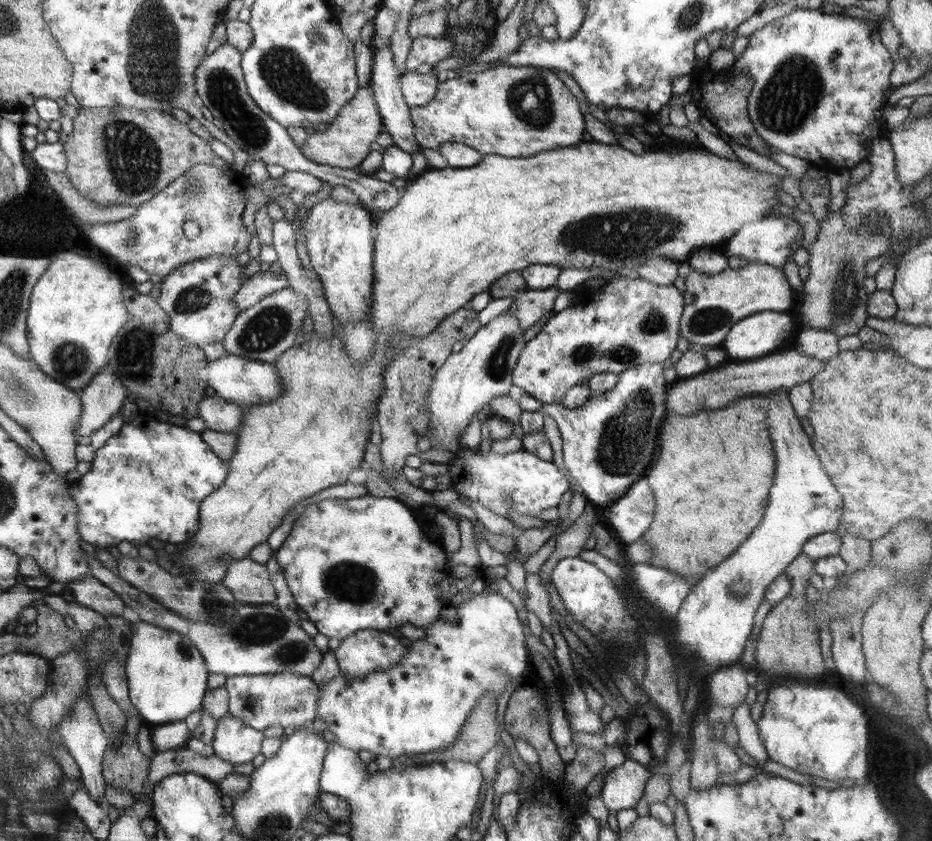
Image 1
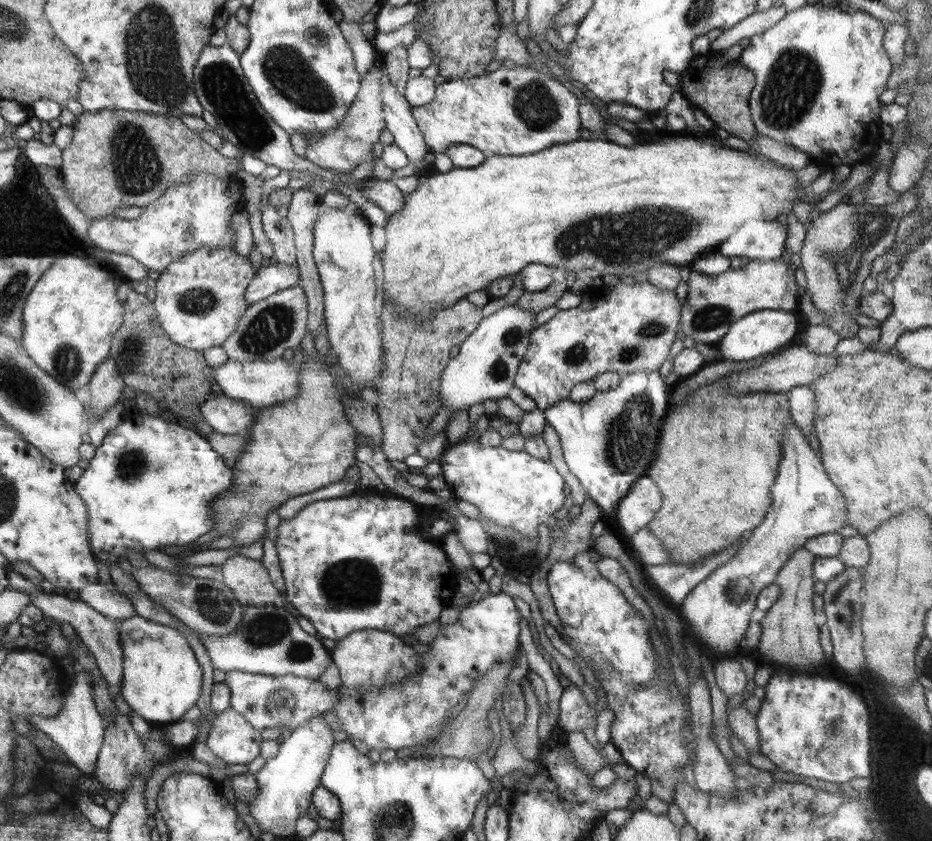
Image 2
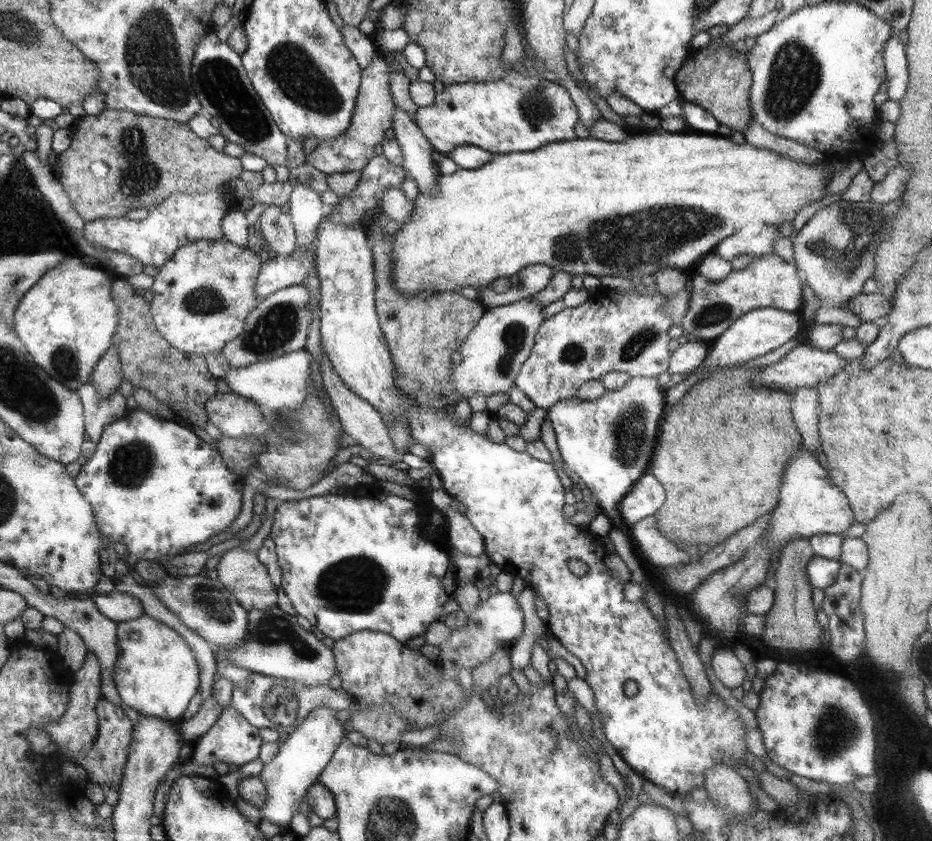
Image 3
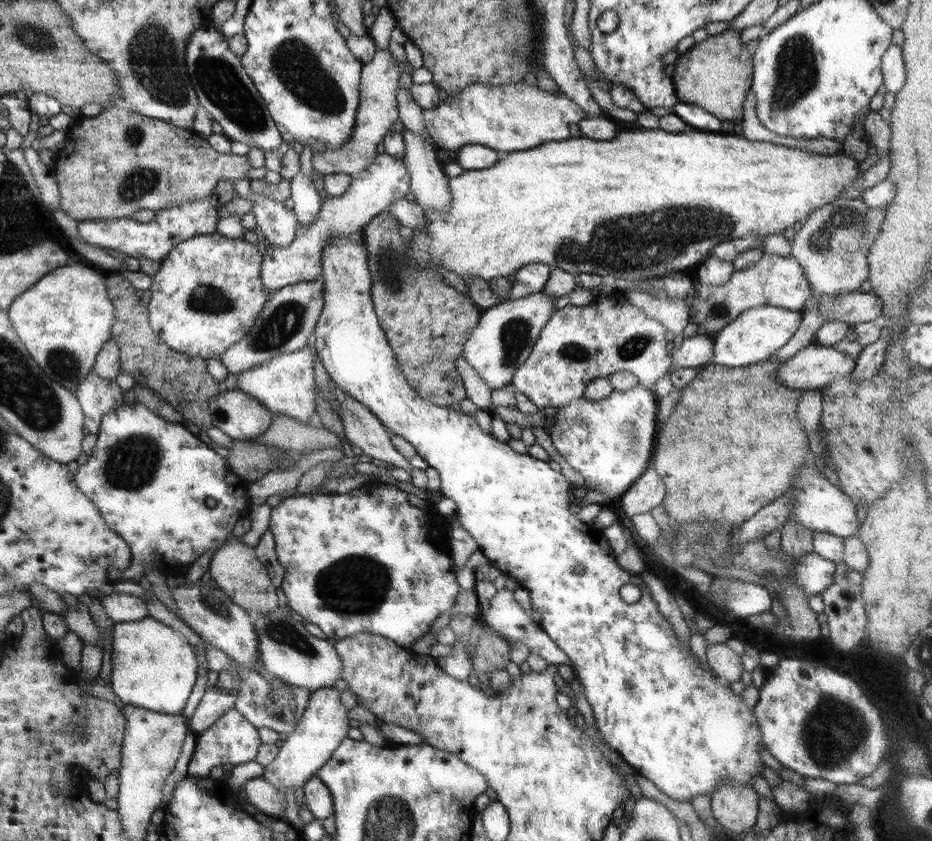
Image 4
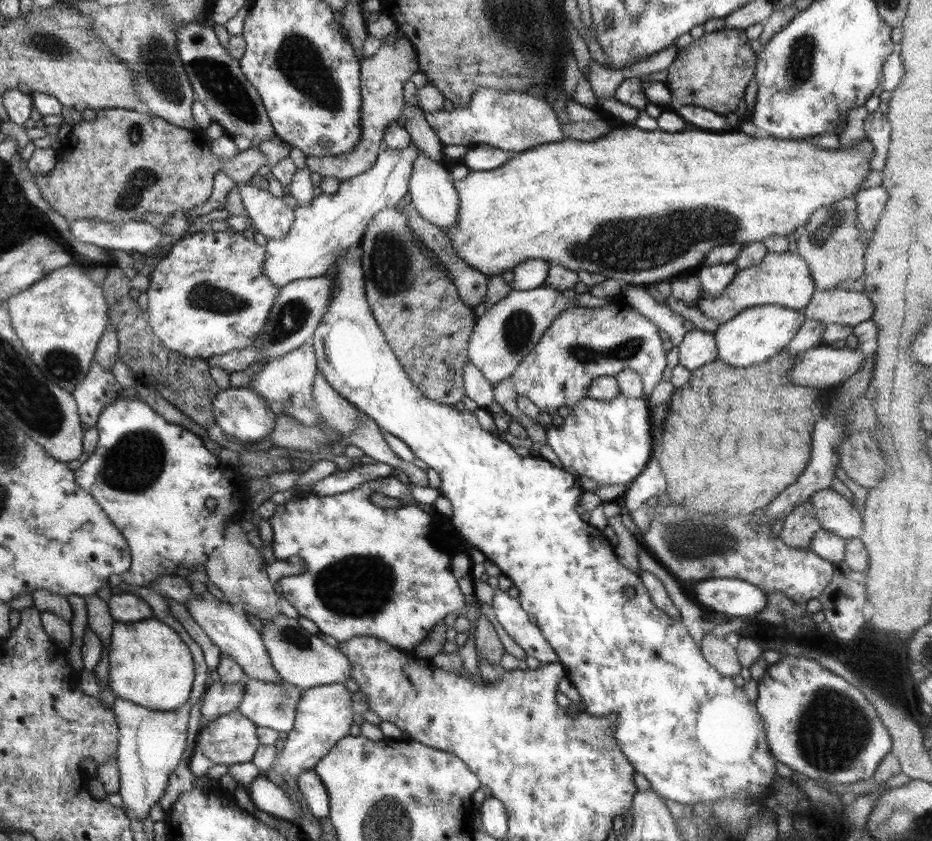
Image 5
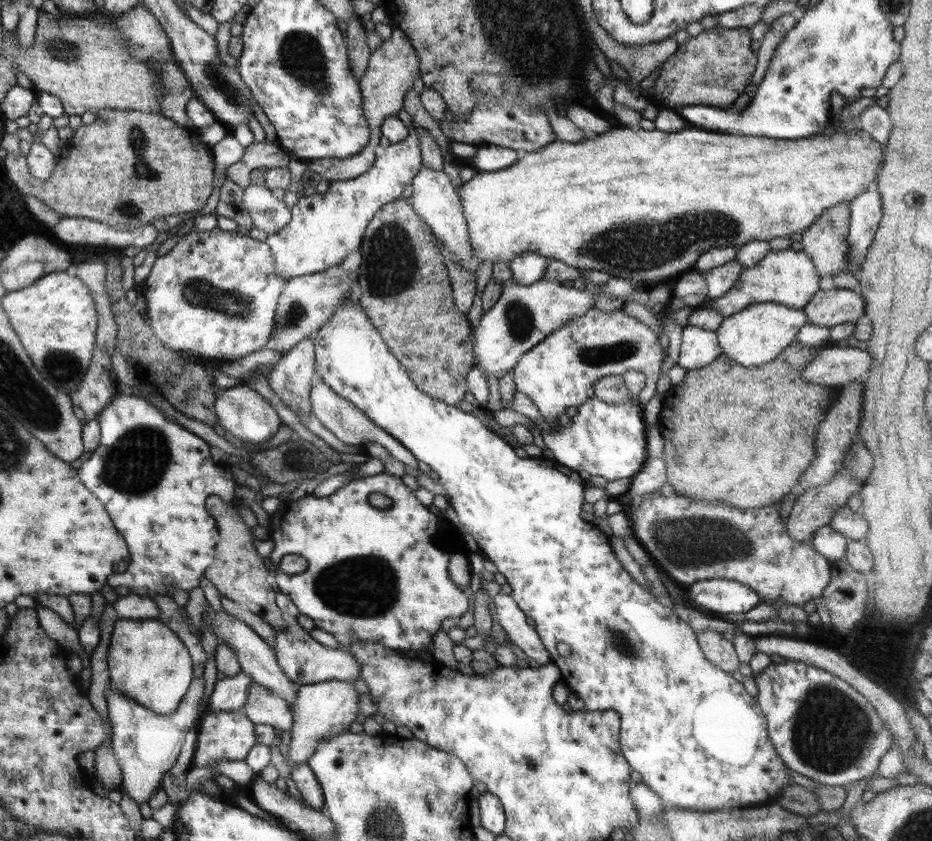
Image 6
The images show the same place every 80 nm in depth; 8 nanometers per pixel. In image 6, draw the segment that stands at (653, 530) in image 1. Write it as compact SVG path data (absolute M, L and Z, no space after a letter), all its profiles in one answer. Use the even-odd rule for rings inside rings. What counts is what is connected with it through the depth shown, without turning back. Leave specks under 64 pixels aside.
M793 343L774 361L748 368L722 353L708 366L687 371L682 382L672 386L662 399L657 420L658 430L665 440L661 459L666 464L667 483L679 495L695 501L722 500L743 509L777 504L786 494L799 488L802 475L816 457L818 424L838 396L838 389L812 384L802 378L805 368L816 359L818 350L820 348Z

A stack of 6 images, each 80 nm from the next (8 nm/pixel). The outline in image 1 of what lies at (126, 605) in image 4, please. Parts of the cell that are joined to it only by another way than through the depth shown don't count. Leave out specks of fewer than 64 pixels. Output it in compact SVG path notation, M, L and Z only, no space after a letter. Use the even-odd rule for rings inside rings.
M91 574L73 580L66 588L72 591L74 602L105 617L123 616L126 610L119 594Z

